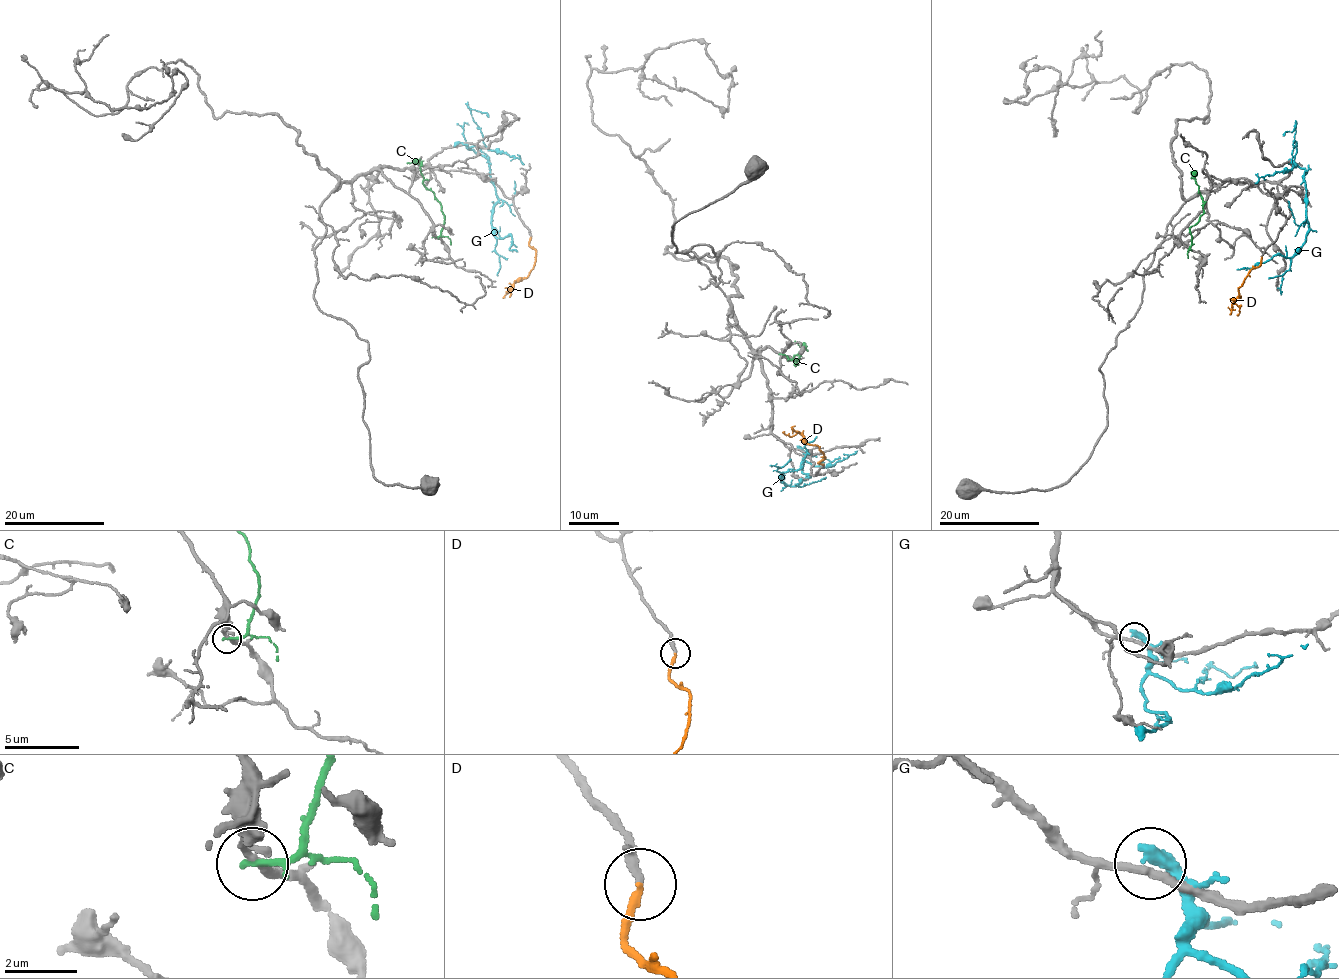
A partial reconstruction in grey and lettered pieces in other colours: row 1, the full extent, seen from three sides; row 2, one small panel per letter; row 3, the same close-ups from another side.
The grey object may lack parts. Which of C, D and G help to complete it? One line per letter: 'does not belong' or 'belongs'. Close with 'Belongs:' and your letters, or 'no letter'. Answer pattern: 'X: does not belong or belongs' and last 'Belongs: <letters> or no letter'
C: does not belong
D: belongs
G: does not belong
Belongs: D

